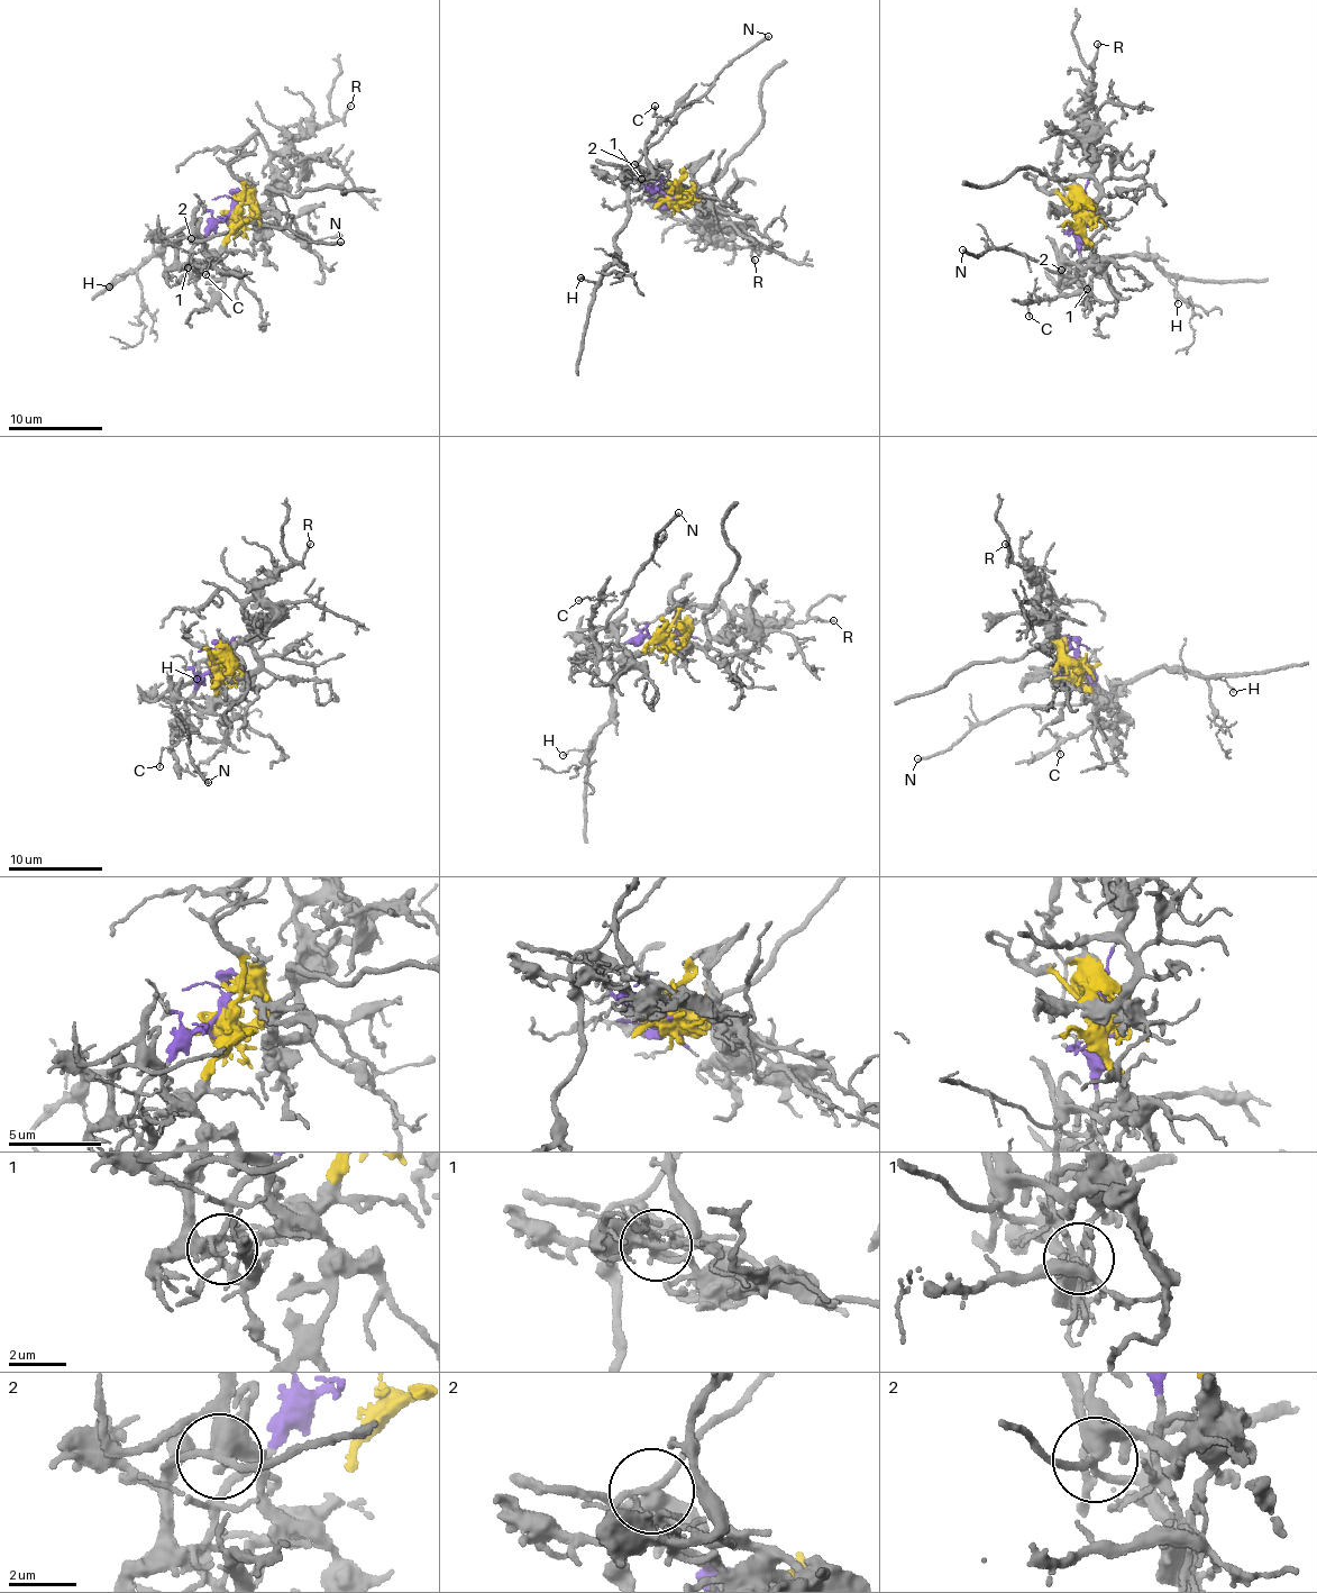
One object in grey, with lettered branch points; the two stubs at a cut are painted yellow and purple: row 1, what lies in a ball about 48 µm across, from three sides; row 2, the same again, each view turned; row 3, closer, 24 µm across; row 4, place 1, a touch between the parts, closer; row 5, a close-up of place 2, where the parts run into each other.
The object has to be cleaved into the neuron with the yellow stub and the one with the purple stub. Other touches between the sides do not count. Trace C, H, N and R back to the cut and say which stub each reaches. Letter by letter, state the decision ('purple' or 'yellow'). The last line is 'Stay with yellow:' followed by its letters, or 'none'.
C: purple
H: purple
N: purple
R: yellow
Stay with yellow: R

